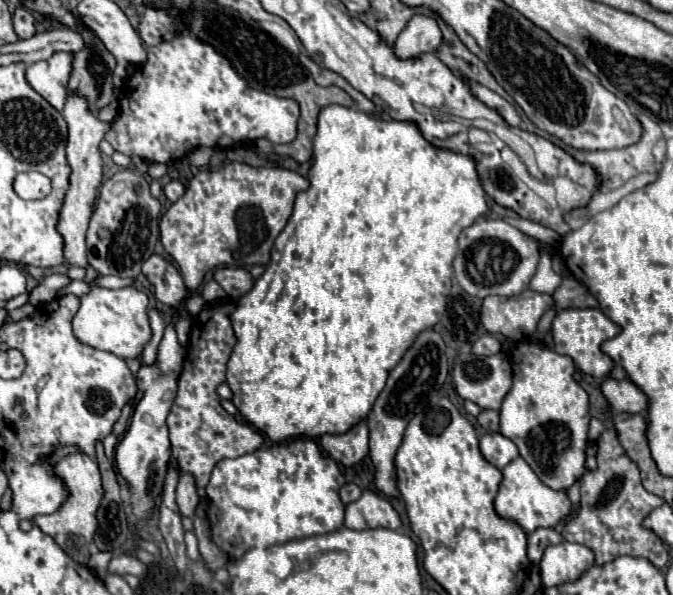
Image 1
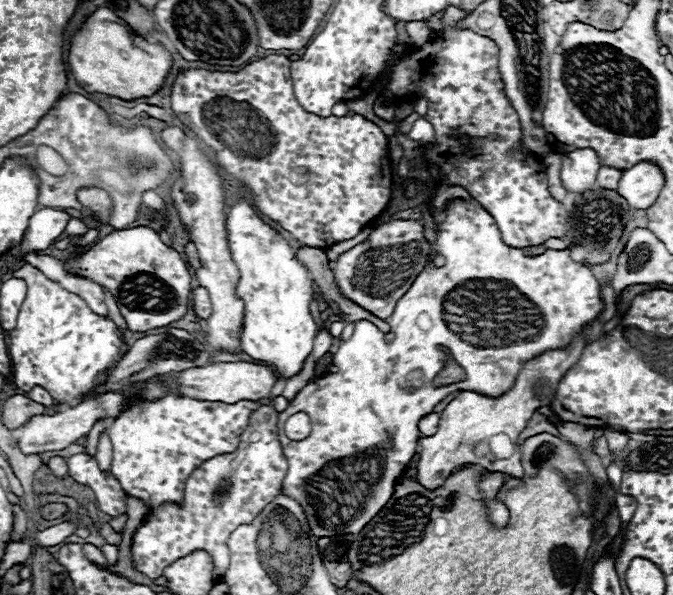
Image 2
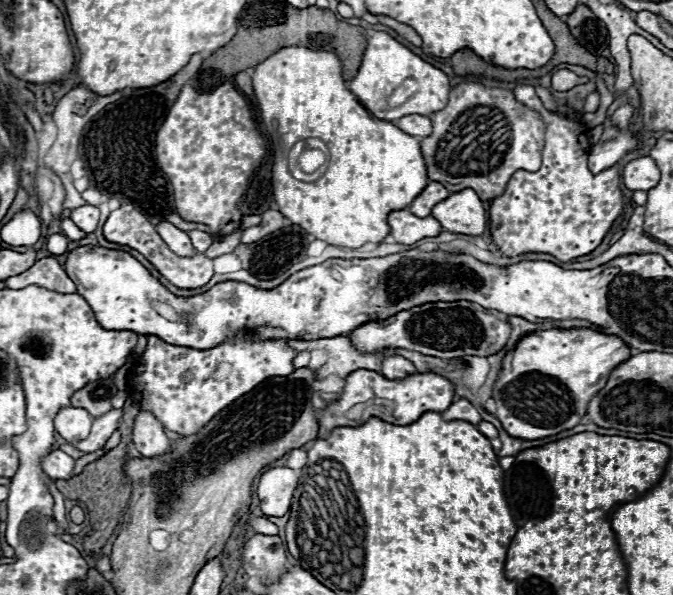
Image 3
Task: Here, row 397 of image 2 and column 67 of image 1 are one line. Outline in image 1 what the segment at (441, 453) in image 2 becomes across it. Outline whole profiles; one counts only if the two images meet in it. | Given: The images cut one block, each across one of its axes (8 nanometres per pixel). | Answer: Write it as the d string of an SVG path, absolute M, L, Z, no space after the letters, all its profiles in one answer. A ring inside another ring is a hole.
M76 452L76 454L70 454L64 460L58 460L54 464L54 472L64 480L70 496L58 512L48 514L48 516L36 516L34 524L44 534L48 534L72 560L76 560L80 564L86 564L88 558L90 558L88 546L90 546L90 542L96 534L96 526L98 526L96 510L100 508L100 498L104 496L104 486L102 486L98 464L94 460L90 460L84 452Z

